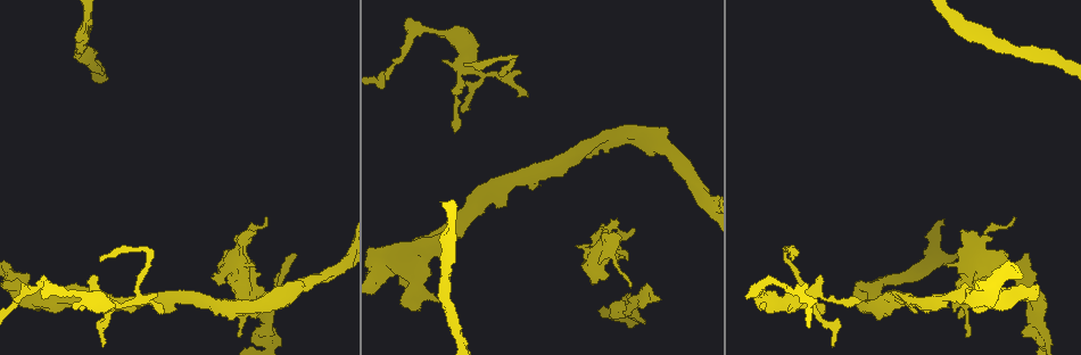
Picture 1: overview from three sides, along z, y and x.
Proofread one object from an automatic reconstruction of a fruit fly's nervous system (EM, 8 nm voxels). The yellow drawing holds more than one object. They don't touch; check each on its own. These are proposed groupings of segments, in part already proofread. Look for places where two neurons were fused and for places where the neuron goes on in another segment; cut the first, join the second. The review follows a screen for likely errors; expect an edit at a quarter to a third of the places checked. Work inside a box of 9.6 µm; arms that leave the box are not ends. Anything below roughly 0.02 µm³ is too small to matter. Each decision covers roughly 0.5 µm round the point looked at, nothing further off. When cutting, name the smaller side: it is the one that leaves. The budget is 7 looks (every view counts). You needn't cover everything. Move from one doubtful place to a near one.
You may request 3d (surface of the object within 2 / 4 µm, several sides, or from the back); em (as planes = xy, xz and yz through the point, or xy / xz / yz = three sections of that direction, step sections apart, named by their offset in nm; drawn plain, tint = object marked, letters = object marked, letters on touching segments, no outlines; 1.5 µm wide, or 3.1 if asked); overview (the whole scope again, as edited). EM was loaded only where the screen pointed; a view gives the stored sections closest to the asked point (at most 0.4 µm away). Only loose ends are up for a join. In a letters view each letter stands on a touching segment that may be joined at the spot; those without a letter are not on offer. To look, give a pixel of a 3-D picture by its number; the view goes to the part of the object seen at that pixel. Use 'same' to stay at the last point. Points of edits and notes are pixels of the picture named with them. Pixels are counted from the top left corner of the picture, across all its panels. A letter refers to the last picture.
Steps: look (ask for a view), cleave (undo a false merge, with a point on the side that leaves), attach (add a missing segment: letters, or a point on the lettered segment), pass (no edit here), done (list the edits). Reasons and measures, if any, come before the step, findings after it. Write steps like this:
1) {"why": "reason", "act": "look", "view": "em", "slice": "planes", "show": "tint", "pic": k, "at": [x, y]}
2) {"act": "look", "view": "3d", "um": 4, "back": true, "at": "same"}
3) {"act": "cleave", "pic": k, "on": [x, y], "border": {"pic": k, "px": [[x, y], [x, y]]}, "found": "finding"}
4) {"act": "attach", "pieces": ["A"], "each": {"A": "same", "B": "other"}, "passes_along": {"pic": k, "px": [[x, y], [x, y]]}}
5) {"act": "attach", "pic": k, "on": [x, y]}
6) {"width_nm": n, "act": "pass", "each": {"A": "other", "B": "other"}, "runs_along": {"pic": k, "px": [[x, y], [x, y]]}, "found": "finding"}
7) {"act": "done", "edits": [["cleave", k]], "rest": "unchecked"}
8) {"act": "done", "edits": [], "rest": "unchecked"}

{"why": "free end", "act": "look", "view": "3d", "um": 4, "pic": 1, "at": [430, 269]}

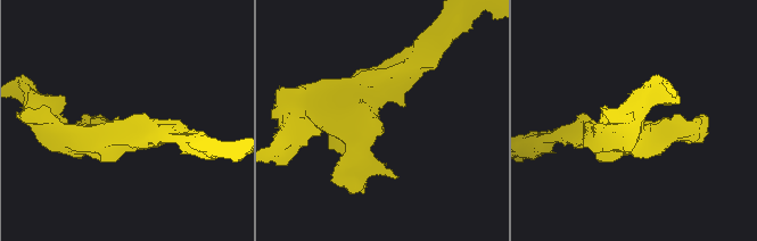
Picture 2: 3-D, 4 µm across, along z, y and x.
{"why": "need the tissue", "act": "look", "view": "em", "slice": "planes", "show": "tint", "pic": 2, "at": [383, 125]}

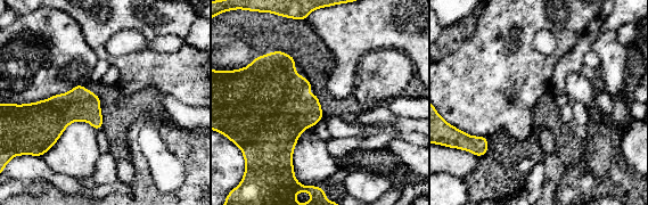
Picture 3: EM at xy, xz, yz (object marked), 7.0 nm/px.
{"act": "look", "view": "em", "slice": "planes", "show": "letters", "at": "same"}

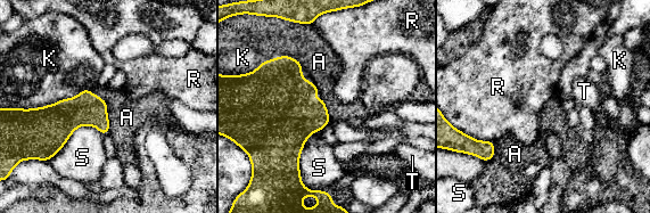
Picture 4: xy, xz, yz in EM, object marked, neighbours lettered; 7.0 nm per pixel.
{"width_nm": 220, "act": "pass", "each": {"A": "other", "K": "other", "R": "other", "S": "other", "T": "other"}, "border": {"pic": 4, "px": [[106, 101], [108, 132]]}, "found": "no lettered segment goes on from it"}

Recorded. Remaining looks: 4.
{"why": "stops while still wide", "act": "look", "view": "3d", "um": 2, "pic": 1, "at": [974, 278]}

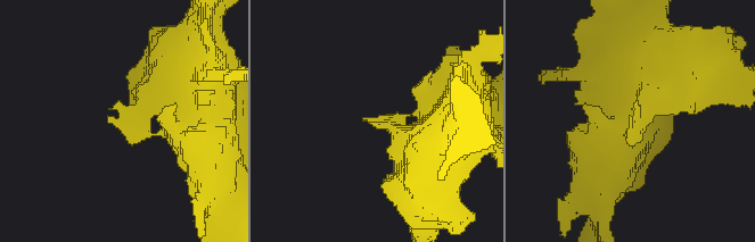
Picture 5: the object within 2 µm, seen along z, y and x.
{"act": "look", "view": "em", "slice": "xz", "step": 4, "show": "tint", "pic": 5, "at": [630, 118]}

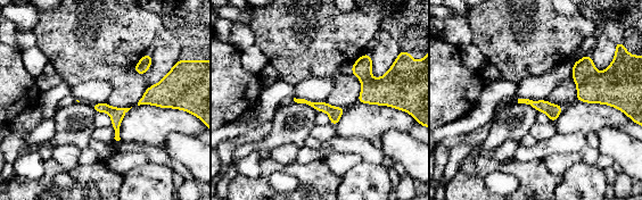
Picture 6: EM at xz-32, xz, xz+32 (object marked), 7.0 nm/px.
{"why": "cut it another way", "act": "look", "view": "em", "slice": "planes", "show": "letters", "at": "same"}

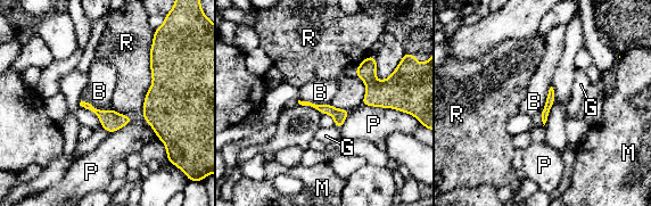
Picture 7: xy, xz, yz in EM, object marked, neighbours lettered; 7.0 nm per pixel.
{"act": "pass", "each": {"B": "other", "G": "other", "M": "other", "P": "other", "R": "other"}, "border": {"pic": 7, "px": [[81, 99], [99, 109], [113, 108]]}, "found": "none of them fits"}

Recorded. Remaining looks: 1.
{"act": "done", "edits": [], "rest": "unchecked"}

